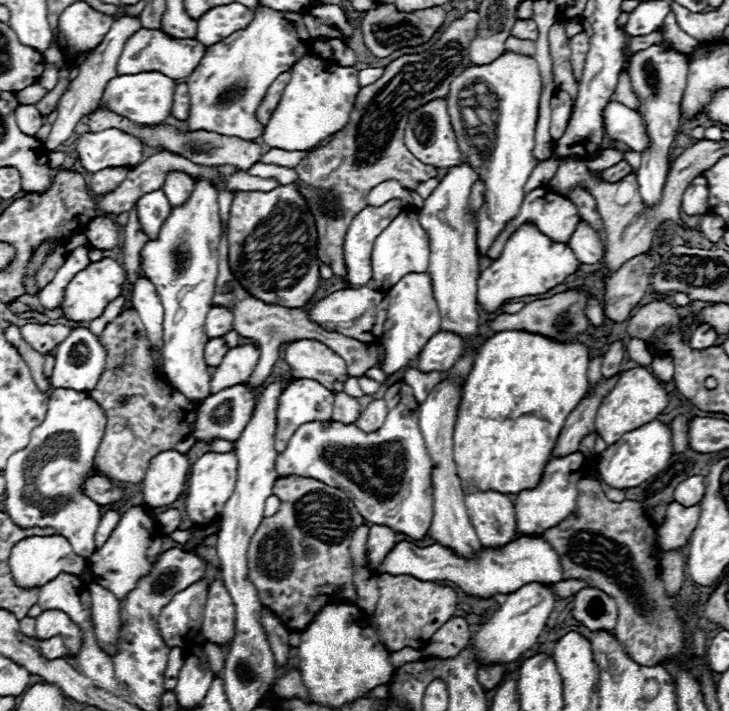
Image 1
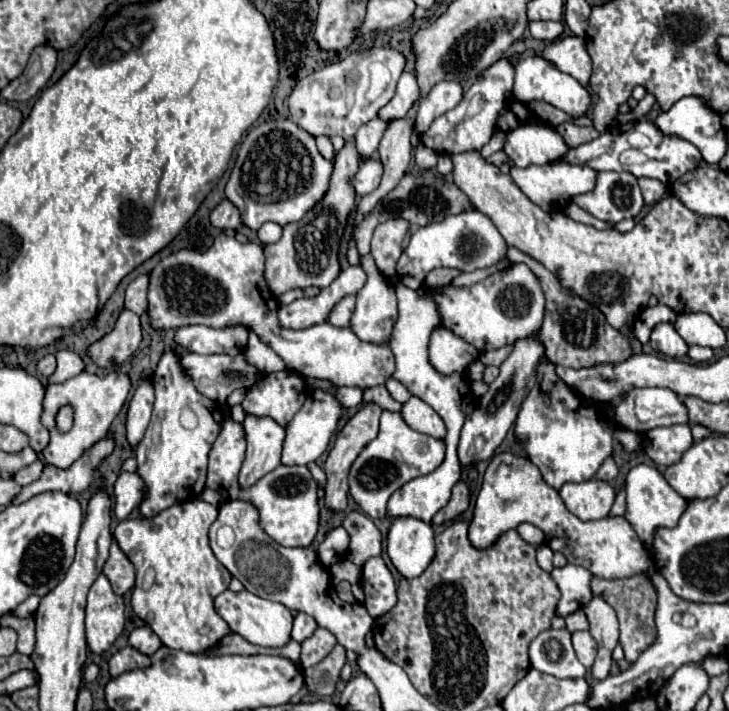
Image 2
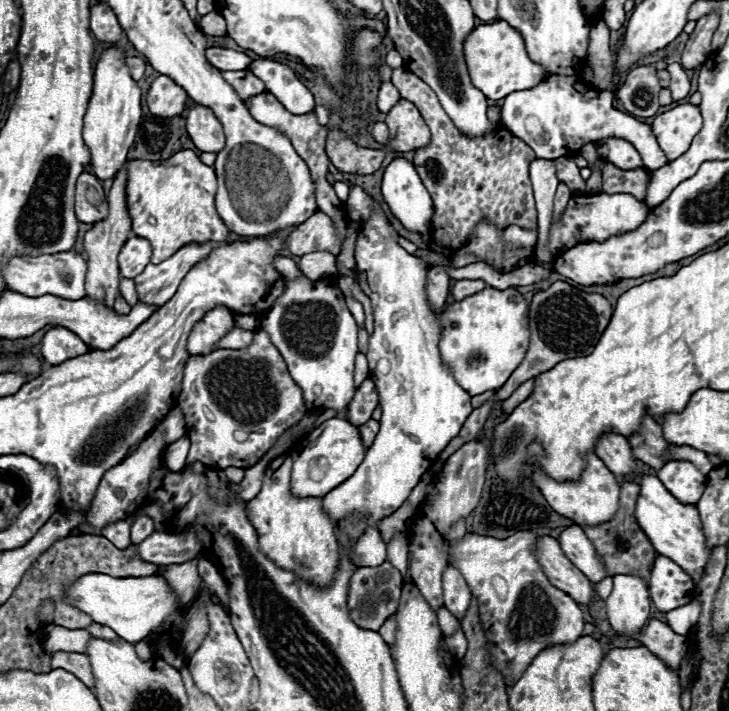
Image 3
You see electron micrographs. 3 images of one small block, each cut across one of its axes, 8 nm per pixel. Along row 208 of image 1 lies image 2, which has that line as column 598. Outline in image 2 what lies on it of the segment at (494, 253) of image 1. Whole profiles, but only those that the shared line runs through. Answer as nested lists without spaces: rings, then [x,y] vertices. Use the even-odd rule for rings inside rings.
[[[502,452],[502,454],[492,456],[492,460],[486,468],[484,482],[482,482],[482,488],[478,492],[476,506],[474,506],[474,518],[470,520],[470,526],[468,526],[468,540],[474,548],[486,550],[504,532],[516,530],[522,522],[530,522],[530,524],[538,526],[546,536],[546,544],[554,552],[562,552],[570,564],[584,566],[586,570],[590,570],[598,578],[628,578],[628,576],[636,576],[636,574],[648,574],[648,576],[654,574],[650,554],[644,550],[644,544],[640,542],[636,530],[632,528],[632,524],[624,516],[606,516],[602,520],[582,522],[580,518],[576,518],[572,512],[566,510],[566,506],[564,506],[562,498],[558,496],[558,492],[542,480],[540,470],[528,458],[514,456],[510,452]]]

